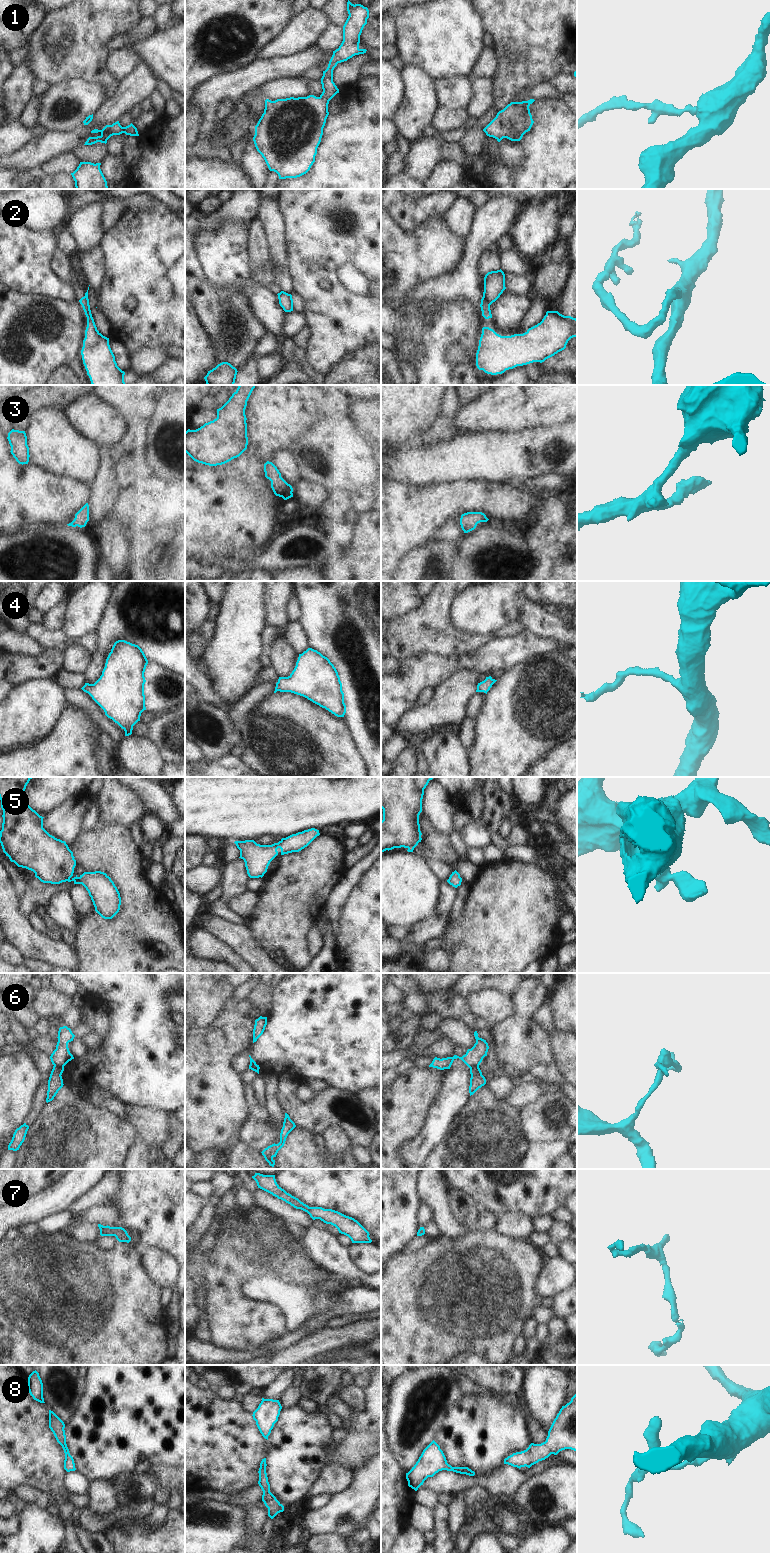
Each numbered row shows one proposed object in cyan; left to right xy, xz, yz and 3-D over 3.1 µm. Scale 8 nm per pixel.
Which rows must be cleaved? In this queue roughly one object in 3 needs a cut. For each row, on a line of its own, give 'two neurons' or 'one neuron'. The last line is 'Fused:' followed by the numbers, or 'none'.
1: one neuron
2: two neurons
3: one neuron
4: one neuron
5: one neuron
6: two neurons
7: one neuron
8: one neuron
Fused: 2, 6

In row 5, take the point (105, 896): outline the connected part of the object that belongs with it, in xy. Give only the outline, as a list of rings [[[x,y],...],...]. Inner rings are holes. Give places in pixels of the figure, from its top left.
[[[0,777],[0,800],[3,810],[0,843],[3,852],[18,867],[35,873],[43,883],[60,884],[71,882],[82,884],[89,893],[95,911],[104,919],[112,919],[120,910],[120,893],[111,878],[104,872],[84,872],[74,878],[76,860],[65,841],[55,838],[43,828],[43,818],[25,801],[25,789],[33,777]]]

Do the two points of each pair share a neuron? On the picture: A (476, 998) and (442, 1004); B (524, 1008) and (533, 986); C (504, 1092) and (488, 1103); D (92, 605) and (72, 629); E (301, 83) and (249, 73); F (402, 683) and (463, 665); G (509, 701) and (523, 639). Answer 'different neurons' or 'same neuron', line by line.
A: different neurons
B: same neuron
C: different neurons
D: same neuron
E: different neurons
F: same neuron
G: different neurons

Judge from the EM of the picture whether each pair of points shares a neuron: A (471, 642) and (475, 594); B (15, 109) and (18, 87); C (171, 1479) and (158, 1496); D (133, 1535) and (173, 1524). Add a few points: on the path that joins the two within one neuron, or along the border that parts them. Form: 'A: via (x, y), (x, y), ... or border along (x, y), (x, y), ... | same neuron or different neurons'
A: border along (451, 623), (472, 634), (495, 630) | different neurons
B: via (15, 104), (18, 92) | same neuron
C: border along (168, 1489), (157, 1486), (151, 1496) | different neurons
D: via (143, 1536), (161, 1536), (163, 1534) | same neuron

